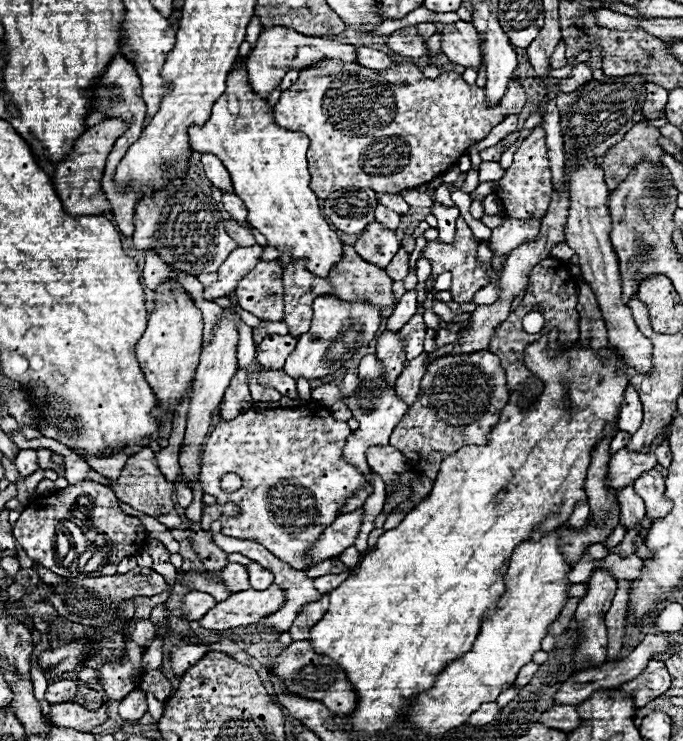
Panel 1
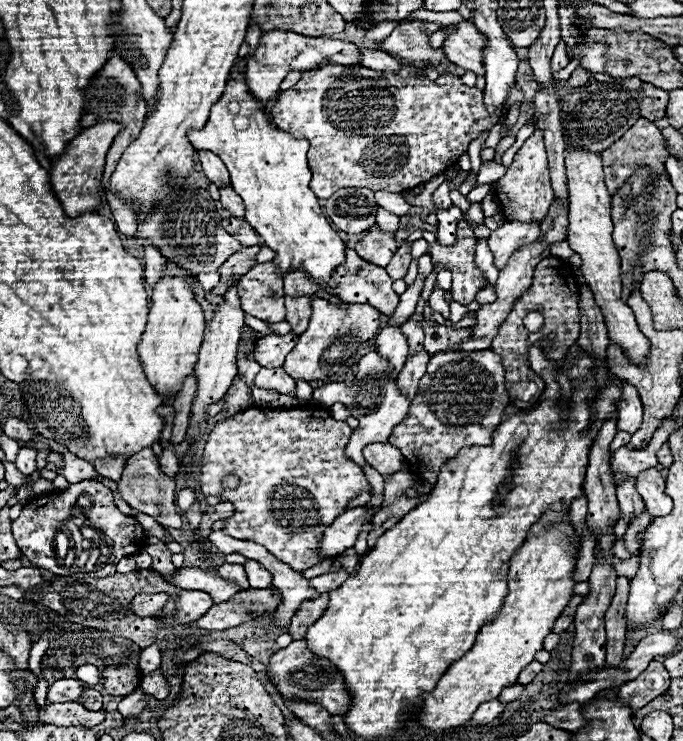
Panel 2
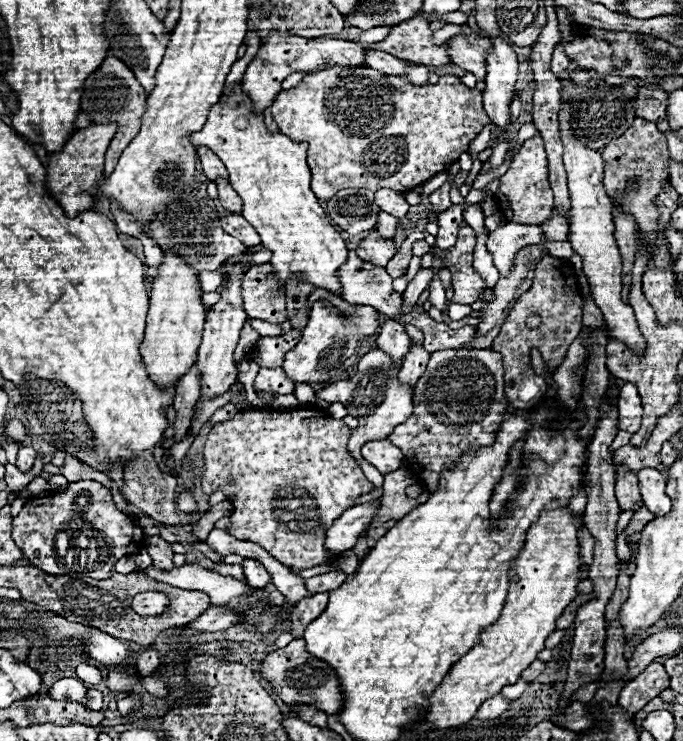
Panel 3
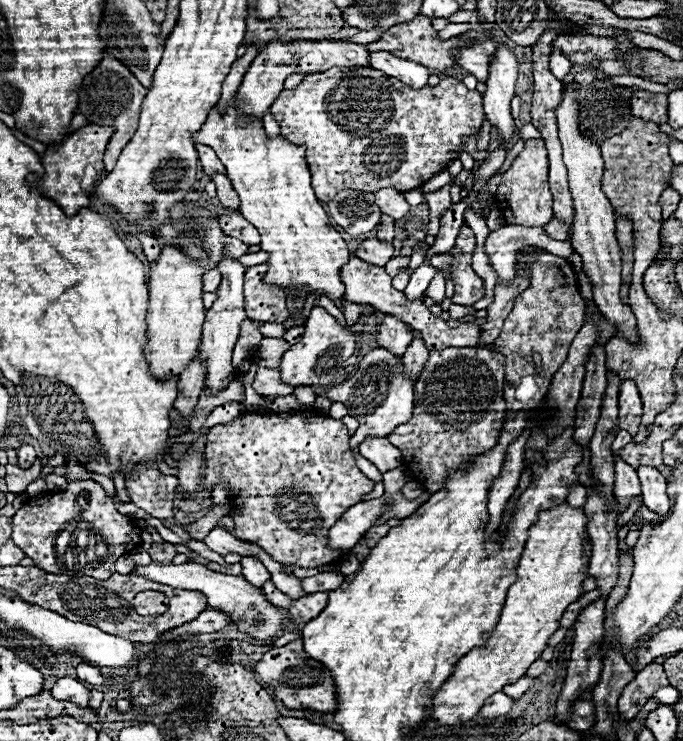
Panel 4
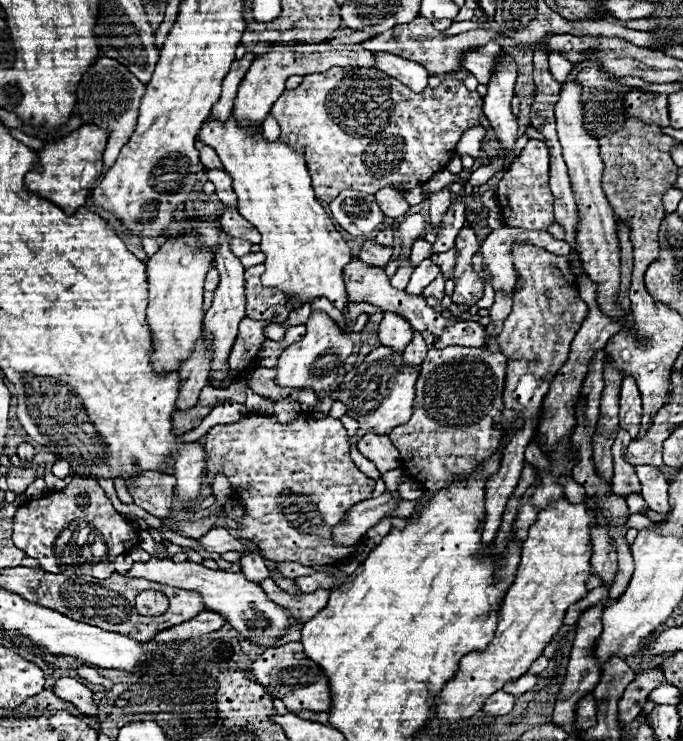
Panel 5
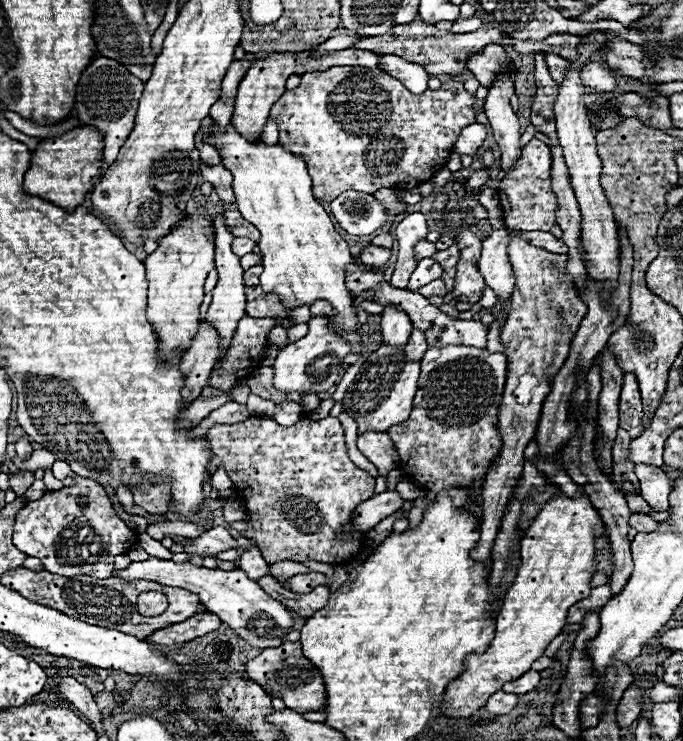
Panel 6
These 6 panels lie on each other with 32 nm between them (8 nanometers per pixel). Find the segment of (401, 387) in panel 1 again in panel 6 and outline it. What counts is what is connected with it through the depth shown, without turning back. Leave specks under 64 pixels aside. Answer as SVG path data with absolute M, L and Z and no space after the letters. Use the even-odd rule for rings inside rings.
M414 330L412 336L410 336L410 342L406 344L404 348L404 356L406 360L412 360L412 362L420 362L426 354L426 338L422 334L422 330Z

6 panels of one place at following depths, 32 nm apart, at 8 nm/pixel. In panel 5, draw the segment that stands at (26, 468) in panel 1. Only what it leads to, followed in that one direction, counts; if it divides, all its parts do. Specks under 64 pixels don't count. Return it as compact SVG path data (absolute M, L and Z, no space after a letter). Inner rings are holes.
M22 442L22 444L16 448L16 454L18 454L18 458L20 458L22 466L26 468L26 466L32 462L32 458L34 458L36 450L34 450L34 448L32 448L28 442Z

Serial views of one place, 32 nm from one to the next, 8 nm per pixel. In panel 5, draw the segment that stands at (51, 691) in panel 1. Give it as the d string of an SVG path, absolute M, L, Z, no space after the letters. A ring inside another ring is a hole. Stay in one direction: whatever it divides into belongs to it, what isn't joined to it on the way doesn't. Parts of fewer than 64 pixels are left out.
M60 678L54 686L54 694L66 702L72 702L74 706L78 706L78 710L82 710L84 714L90 716L98 716L98 708L92 704L92 692L78 682L76 678Z

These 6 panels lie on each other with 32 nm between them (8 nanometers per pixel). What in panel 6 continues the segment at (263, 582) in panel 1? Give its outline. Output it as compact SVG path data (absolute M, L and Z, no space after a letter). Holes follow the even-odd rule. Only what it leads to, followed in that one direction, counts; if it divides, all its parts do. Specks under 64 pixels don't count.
M250 546L250 548L246 548L242 552L242 556L240 556L240 568L246 572L246 576L250 580L260 580L262 576L268 576L270 574L268 564L262 558L258 546Z

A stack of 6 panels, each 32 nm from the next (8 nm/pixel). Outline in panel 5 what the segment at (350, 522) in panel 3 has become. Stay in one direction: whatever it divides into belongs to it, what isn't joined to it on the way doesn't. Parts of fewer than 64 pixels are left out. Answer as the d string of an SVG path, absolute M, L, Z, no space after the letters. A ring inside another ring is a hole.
M382 494L378 498L354 504L354 508L346 512L346 518L334 526L332 542L340 546L356 544L372 526L376 526L394 508L396 498L390 494Z

